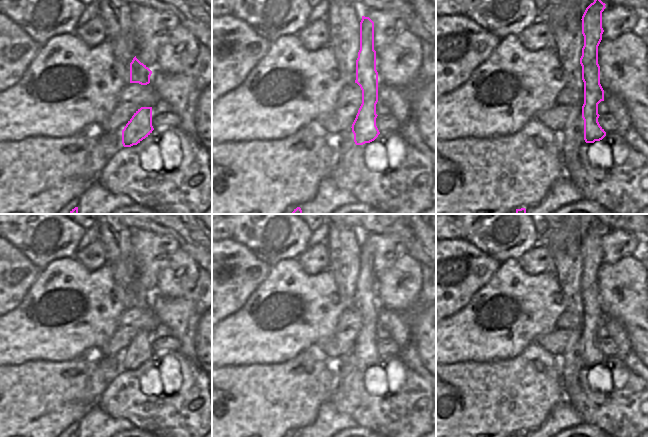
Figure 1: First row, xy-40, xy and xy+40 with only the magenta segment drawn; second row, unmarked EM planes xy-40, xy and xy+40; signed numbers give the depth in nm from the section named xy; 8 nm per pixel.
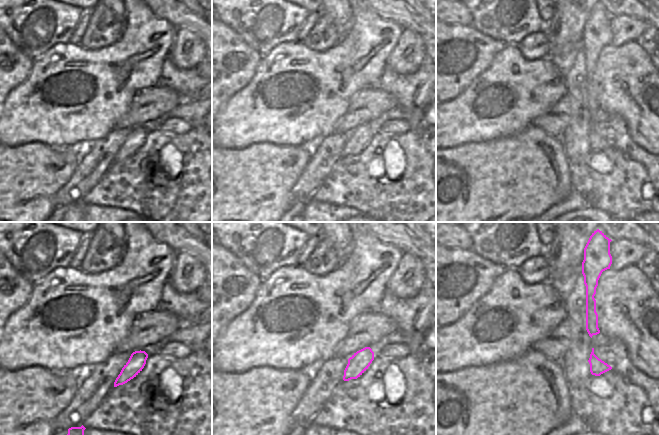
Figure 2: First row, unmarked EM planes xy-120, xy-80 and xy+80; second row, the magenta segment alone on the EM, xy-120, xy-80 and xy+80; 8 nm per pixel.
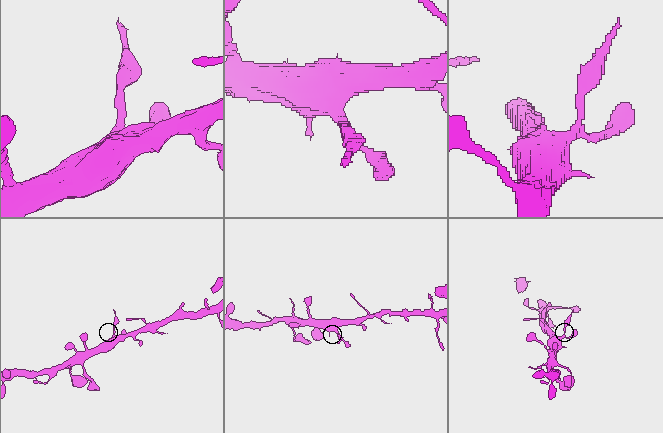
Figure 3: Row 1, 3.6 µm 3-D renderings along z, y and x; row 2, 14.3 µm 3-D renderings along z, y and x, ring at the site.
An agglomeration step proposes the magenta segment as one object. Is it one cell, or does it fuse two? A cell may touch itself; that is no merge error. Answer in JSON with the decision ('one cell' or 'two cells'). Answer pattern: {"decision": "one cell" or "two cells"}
{"decision": "one cell"}

